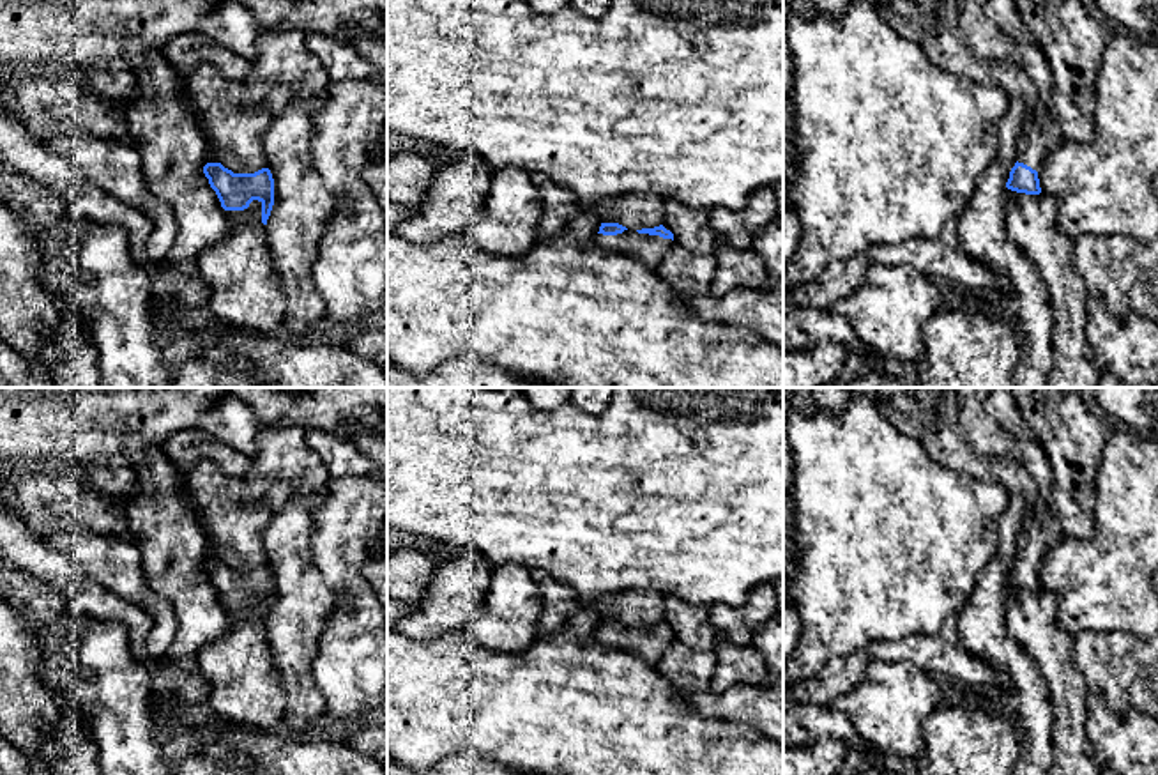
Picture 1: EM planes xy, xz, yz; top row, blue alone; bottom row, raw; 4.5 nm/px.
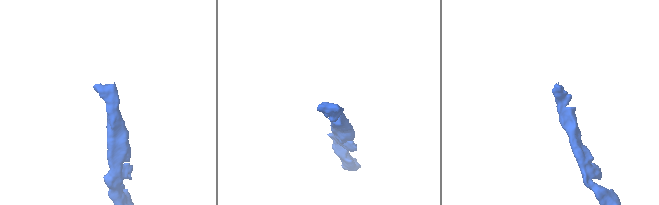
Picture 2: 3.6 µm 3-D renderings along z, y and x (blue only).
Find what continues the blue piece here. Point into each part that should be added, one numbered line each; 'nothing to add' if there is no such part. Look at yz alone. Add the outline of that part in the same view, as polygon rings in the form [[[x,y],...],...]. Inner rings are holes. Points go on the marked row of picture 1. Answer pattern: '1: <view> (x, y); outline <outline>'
1: yz (1042, 133); outline [[[958,0],[958,23],[969,48],[990,62],[1011,62],[1022,69],[1036,87],[1038,103],[1031,120],[1024,124],[1017,147],[1017,161],[1040,172],[1047,156],[1066,138],[1052,108],[1052,71],[1036,42],[1017,42],[992,23],[978,0]]]

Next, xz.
1: xz (649, 250); outline [[[624,230],[617,235],[598,234],[594,244],[610,251],[619,251],[638,258],[644,265],[656,269],[665,251],[674,244],[672,239],[659,235],[638,234],[636,230]]]

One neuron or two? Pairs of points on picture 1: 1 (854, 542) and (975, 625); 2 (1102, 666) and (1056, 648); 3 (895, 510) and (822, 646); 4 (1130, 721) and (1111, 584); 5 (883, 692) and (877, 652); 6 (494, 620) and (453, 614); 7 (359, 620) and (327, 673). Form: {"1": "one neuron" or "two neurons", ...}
{"1": "two neurons", "2": "two neurons", "3": "one neuron", "4": "two neurons", "5": "two neurons", "6": "two neurons", "7": "one neuron"}

